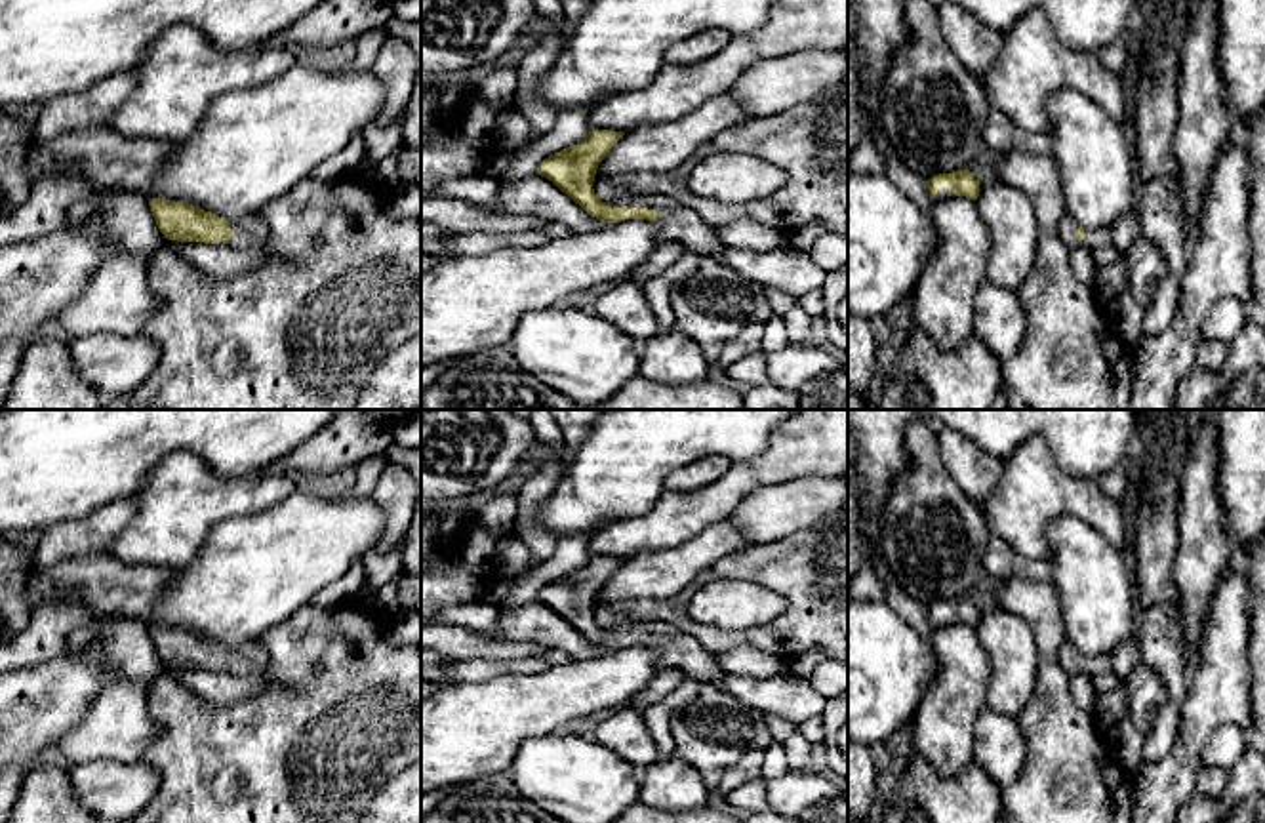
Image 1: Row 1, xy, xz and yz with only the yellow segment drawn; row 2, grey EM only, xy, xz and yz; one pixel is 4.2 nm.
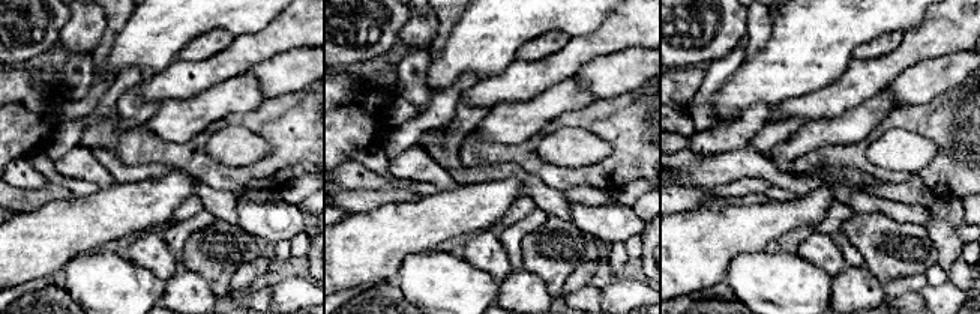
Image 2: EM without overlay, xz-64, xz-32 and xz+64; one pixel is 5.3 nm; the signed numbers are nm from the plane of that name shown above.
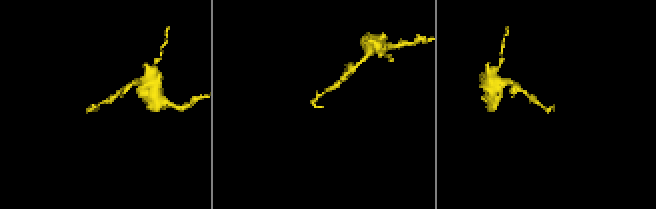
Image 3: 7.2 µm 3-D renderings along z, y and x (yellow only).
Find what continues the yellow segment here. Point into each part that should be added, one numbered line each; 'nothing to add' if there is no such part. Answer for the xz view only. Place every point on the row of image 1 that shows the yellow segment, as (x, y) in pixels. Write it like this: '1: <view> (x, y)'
1: xz (677, 223)

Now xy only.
1: xy (252, 231)

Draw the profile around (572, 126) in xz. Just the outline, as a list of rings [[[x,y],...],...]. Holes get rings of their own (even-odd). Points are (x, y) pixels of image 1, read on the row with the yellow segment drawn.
[[[575,107],[558,110],[554,128],[547,135],[522,145],[514,152],[511,168],[499,183],[512,183],[537,173],[537,168],[545,158],[581,143],[589,135],[591,109],[592,107]]]

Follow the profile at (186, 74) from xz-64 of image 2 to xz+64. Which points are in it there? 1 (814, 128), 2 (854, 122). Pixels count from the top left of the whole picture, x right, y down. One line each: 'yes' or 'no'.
1: no
2: no

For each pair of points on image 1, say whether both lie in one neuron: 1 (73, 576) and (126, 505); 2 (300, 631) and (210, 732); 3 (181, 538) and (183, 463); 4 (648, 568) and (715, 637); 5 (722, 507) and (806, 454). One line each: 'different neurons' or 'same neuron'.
1: different neurons
2: same neuron
3: same neuron
4: different neurons
5: same neuron

